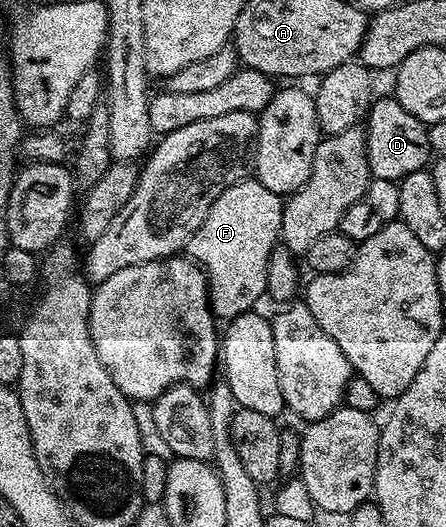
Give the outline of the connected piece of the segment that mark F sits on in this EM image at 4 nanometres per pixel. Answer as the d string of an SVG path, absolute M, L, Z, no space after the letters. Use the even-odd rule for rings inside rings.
M256 178L241 180L235 186L227 186L215 202L211 202L211 210L207 210L207 218L191 234L185 243L184 251L190 260L201 267L209 282L209 305L213 308L214 317L228 322L239 314L256 309L257 299L266 295L267 266L271 258L271 250L278 247L281 238L281 219L285 213L282 197L277 196L267 186L260 184Z

